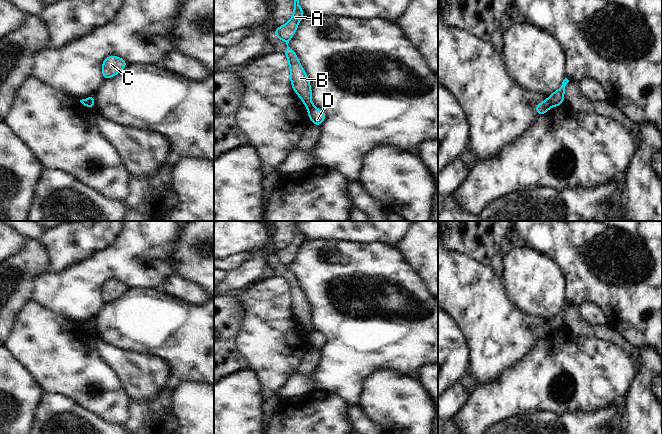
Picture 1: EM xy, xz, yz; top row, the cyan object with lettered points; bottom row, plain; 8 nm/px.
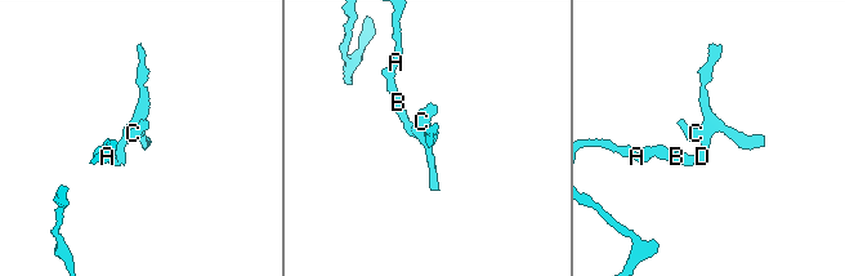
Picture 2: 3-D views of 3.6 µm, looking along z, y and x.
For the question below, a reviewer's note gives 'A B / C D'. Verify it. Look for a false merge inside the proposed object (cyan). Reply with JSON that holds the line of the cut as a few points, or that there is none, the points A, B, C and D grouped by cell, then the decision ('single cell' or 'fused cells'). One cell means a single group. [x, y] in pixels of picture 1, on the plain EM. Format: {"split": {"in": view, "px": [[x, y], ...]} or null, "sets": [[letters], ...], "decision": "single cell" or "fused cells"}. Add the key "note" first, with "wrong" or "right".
{"note": "right", "split": {"in": "yz", "px": [[548, 322], [551, 330]]}, "sets": [["A", "B"], ["C", "D"]], "decision": "fused cells"}

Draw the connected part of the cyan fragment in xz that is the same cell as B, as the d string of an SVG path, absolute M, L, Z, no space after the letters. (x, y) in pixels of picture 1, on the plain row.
M298 221L294 224L294 234L291 243L280 251L274 253L274 257L277 262L284 265L287 272L284 278L288 284L290 292L290 306L292 314L296 316L298 321L303 325L305 332L309 335L314 332L313 325L311 323L312 313L310 304L299 286L297 278L288 270L289 265L295 258L299 246L303 243L305 237L302 234Z

